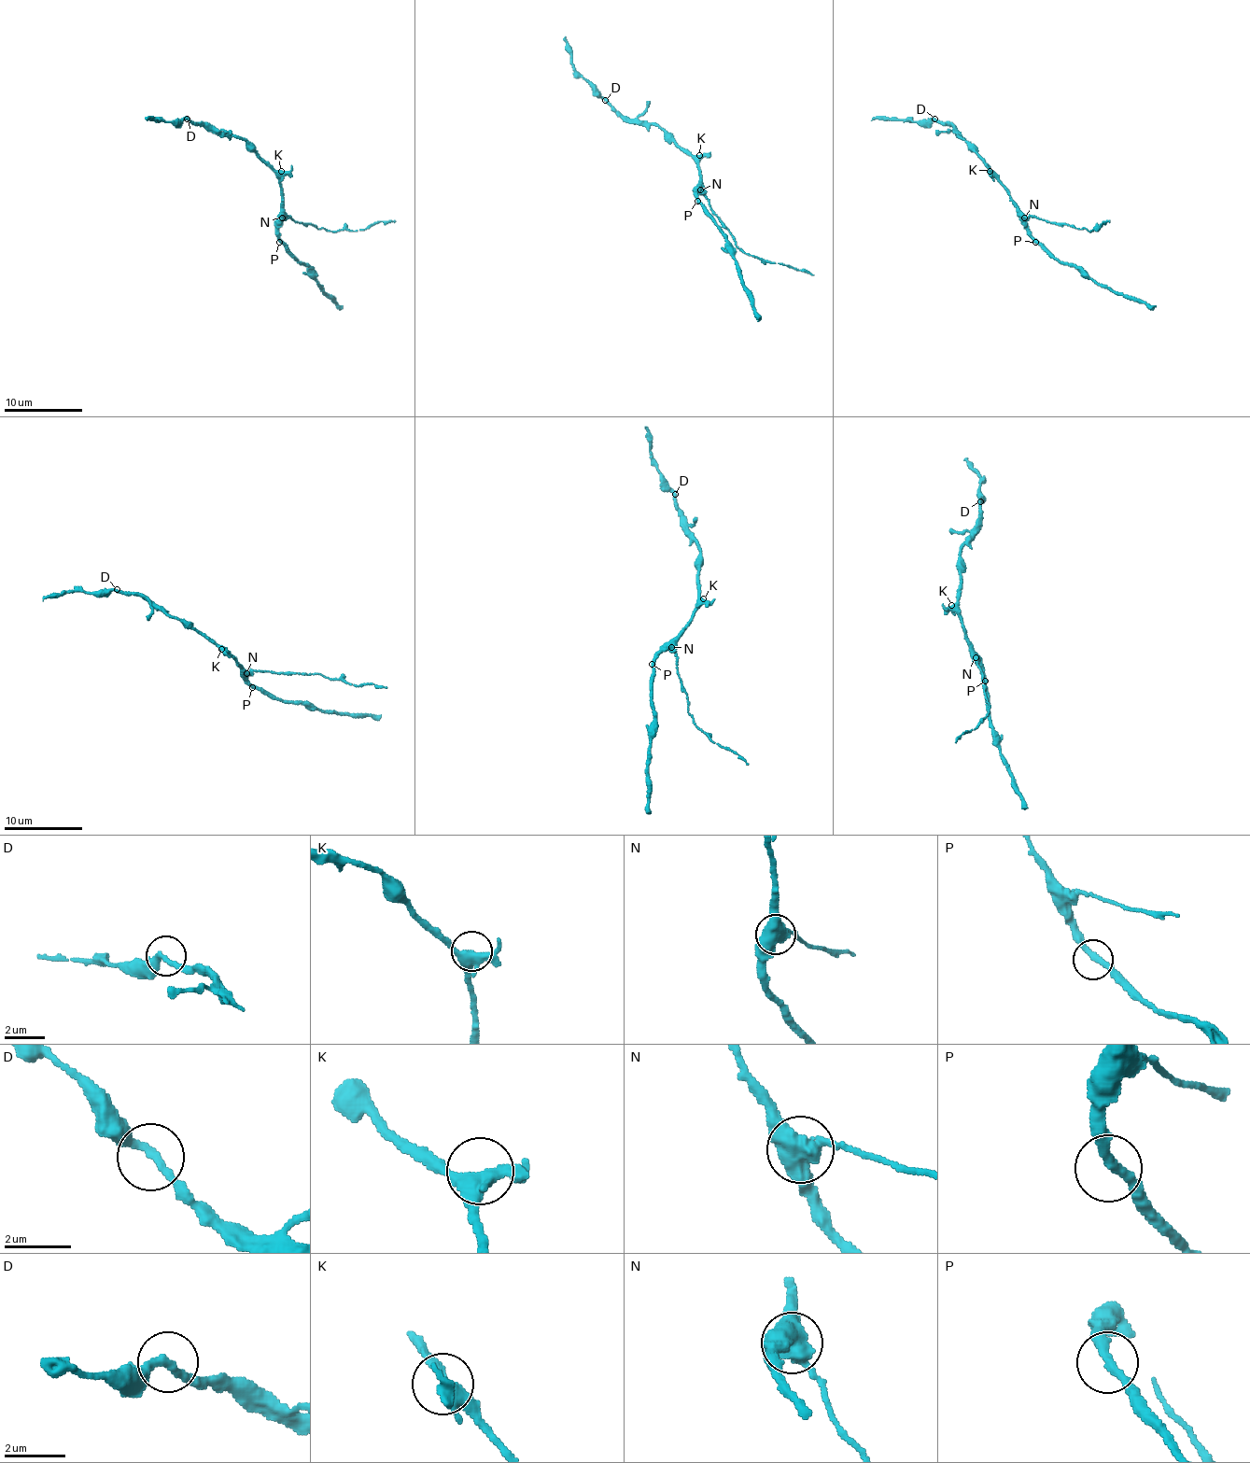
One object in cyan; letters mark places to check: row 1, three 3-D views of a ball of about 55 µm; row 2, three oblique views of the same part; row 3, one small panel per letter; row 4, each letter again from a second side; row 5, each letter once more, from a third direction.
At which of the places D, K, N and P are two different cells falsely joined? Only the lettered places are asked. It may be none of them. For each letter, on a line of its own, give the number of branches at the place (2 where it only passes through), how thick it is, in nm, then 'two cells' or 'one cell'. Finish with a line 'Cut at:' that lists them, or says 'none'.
D: 2 | 280 nm | one cell
K: 5 | 380 nm | one cell
N: 3 | 600 nm | two cells
P: 2 | 280 nm | one cell
Cut at: N

